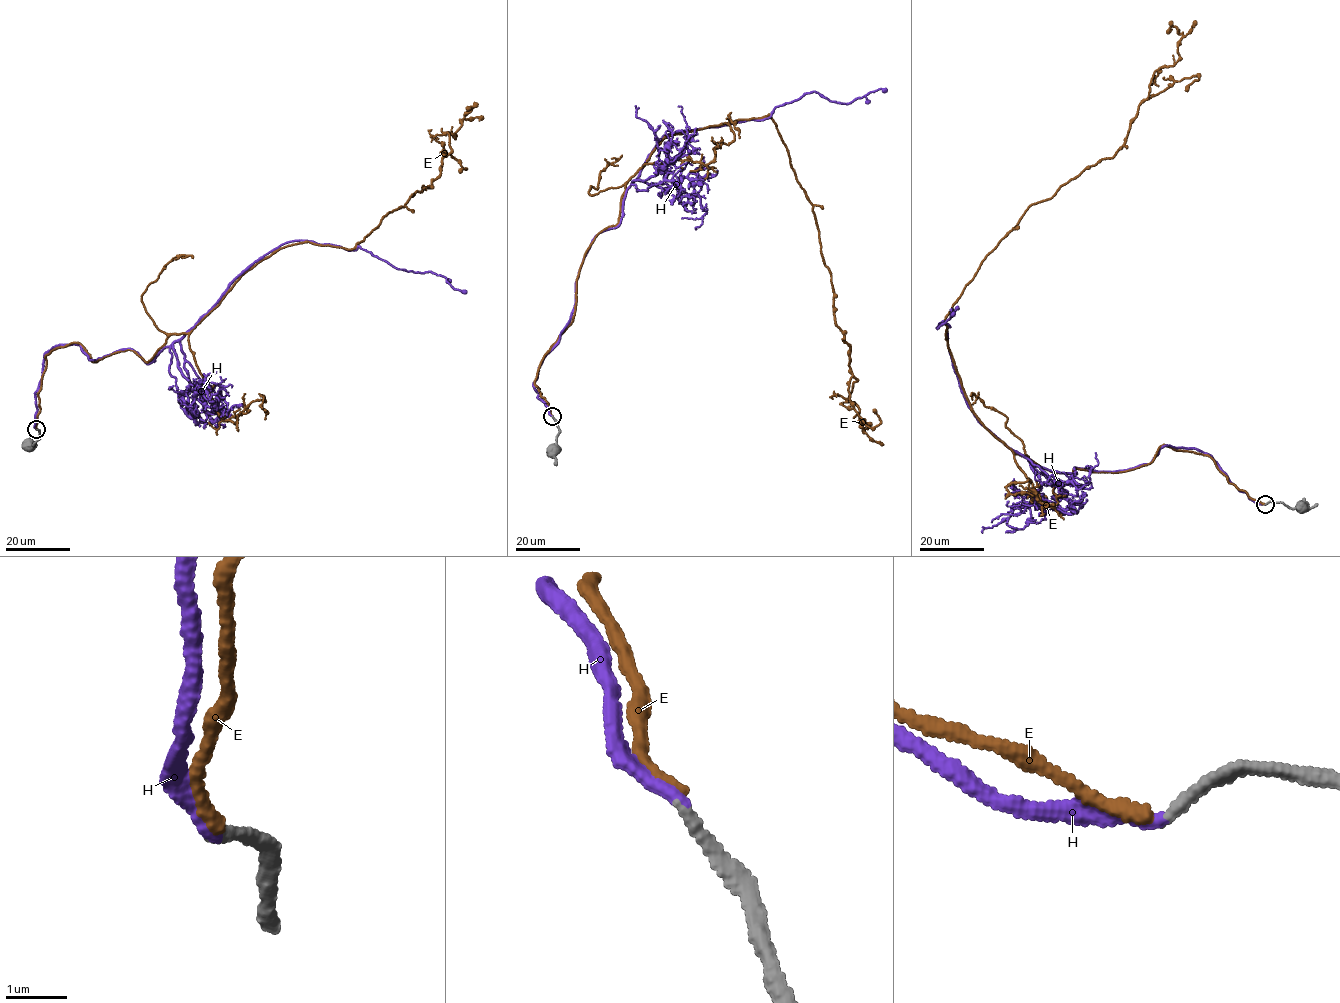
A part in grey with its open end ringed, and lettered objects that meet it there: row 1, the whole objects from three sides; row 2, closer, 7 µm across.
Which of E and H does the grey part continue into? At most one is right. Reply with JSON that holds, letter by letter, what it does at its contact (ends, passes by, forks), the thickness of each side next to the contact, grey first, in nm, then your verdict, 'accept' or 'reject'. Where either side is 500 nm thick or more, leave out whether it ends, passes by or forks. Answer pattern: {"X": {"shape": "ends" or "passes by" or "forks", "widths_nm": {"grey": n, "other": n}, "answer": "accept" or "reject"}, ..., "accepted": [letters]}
{"E": {"shape": "ends", "widths_nm": {"grey": 170, "other": 220}, "answer": "reject"}, "H": {"shape": "ends", "widths_nm": {"grey": 200, "other": 200}, "answer": "accept"}, "accepted": ["H"]}

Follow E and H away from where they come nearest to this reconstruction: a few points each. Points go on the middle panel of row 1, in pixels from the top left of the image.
E: (552, 416), (538, 367), (625, 182), (661, 139), (769, 114), (812, 206), (861, 418)
H: (553, 416), (538, 370), (592, 240), (620, 223), (658, 140), (767, 118), (813, 91), (842, 104), (887, 90)

